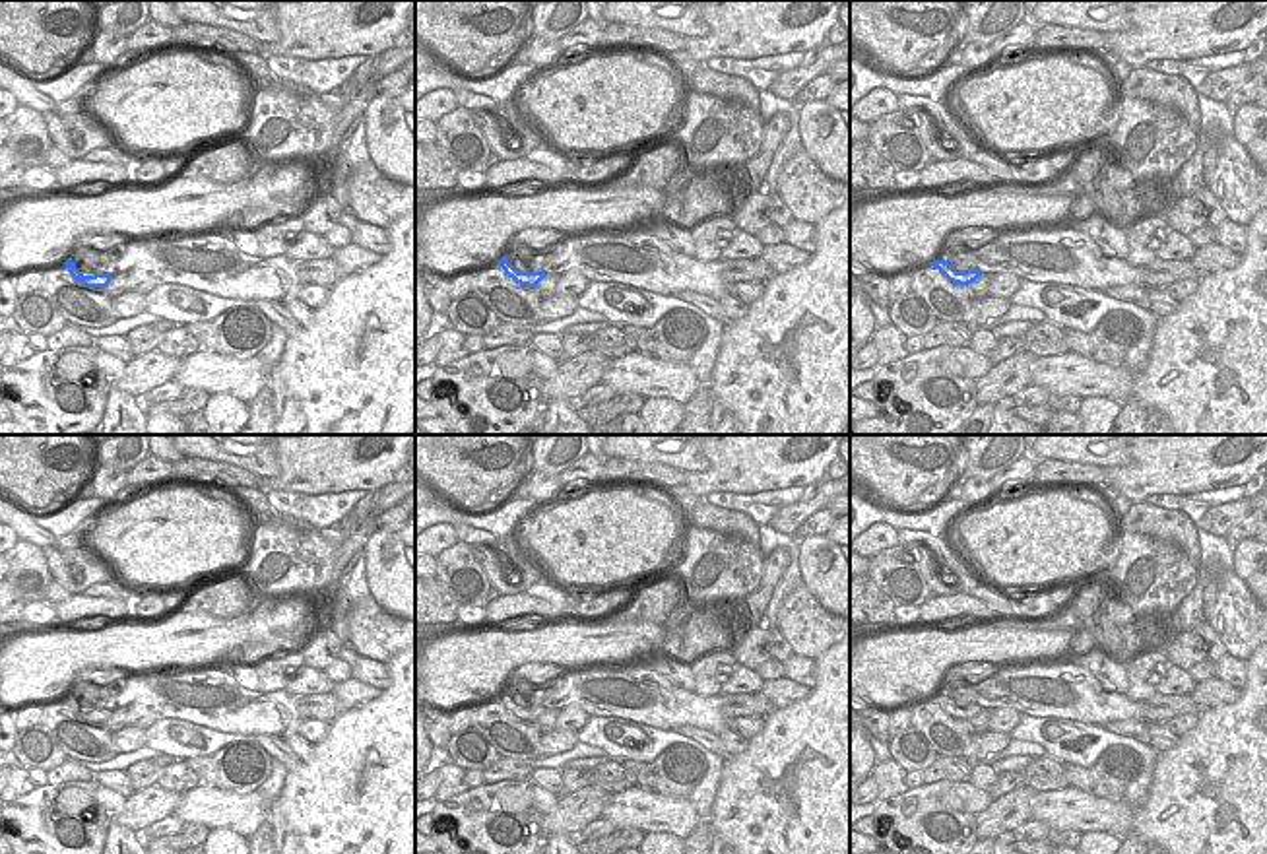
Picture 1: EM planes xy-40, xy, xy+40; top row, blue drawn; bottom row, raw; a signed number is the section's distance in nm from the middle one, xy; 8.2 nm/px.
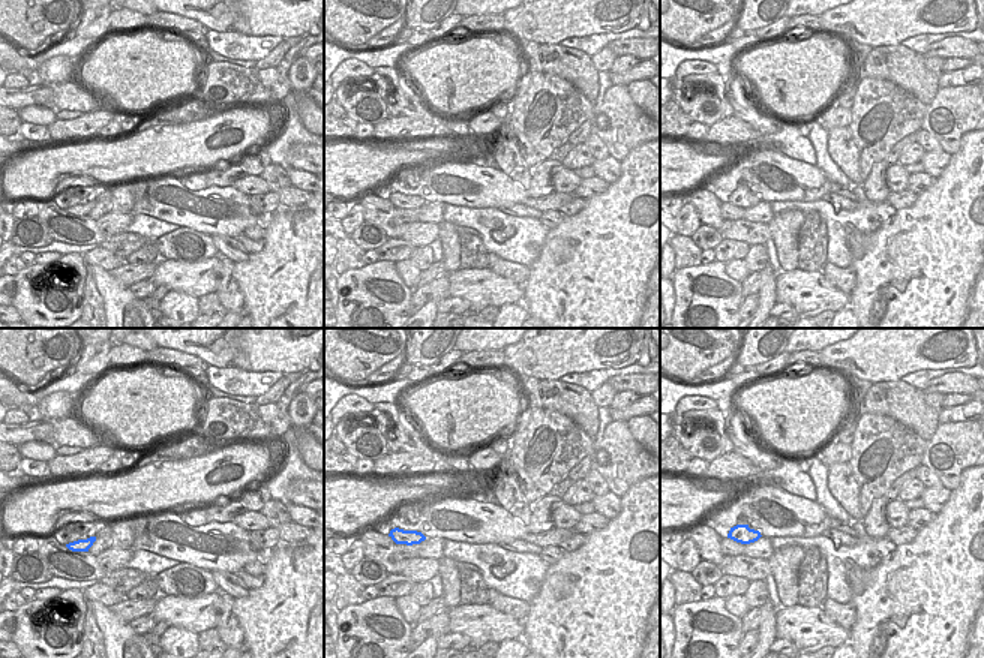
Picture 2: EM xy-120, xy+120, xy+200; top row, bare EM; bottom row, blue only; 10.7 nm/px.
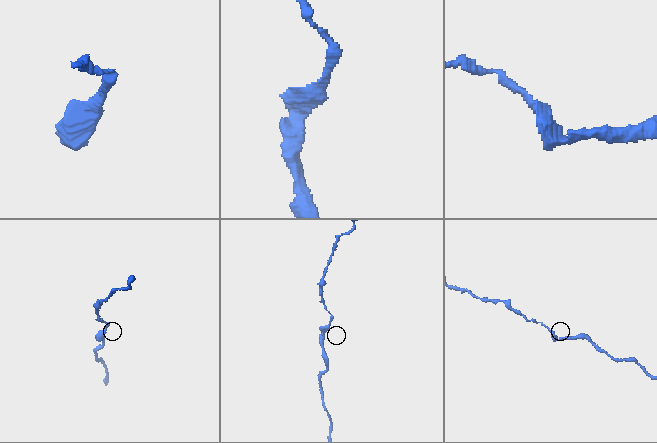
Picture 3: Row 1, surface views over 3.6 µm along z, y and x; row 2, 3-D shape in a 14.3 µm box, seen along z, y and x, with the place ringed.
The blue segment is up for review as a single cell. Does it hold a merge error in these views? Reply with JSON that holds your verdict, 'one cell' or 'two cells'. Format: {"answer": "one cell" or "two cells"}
{"answer": "one cell"}

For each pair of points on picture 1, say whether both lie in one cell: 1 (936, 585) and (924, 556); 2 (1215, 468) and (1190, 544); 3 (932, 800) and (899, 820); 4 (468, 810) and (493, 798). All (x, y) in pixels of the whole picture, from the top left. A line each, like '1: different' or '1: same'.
1: same
2: different
3: same
4: same

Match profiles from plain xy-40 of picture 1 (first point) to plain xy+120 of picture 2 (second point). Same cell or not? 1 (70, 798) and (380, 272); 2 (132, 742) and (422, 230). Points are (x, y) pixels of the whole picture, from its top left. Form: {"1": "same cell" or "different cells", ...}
{"1": "same cell", "2": "same cell"}

